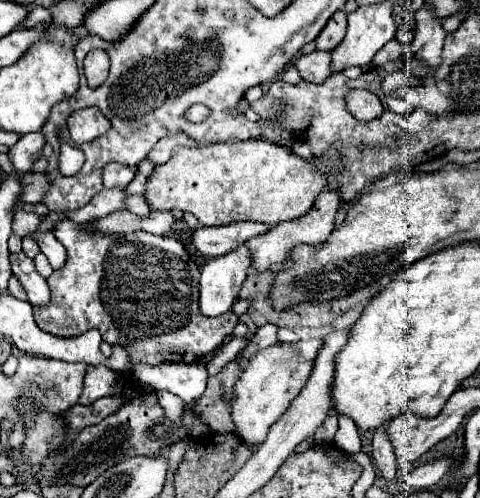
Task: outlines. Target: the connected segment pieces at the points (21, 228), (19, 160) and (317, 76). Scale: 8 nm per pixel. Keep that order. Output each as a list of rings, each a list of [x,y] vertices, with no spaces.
[[[18,209],[18,211],[16,211],[16,215],[14,215],[14,225],[12,225],[12,229],[14,229],[14,233],[16,233],[16,235],[26,237],[30,231],[38,229],[38,225],[42,223],[42,219],[44,219],[42,215],[26,213],[26,211]]]
[[[26,133],[26,135],[22,135],[22,139],[14,147],[10,147],[10,153],[8,153],[14,167],[16,167],[16,171],[18,173],[30,171],[30,167],[34,165],[36,157],[42,151],[42,147],[44,147],[42,133]]]
[[[312,51],[308,55],[300,55],[294,61],[300,77],[310,83],[322,83],[330,77],[330,53],[328,51]]]

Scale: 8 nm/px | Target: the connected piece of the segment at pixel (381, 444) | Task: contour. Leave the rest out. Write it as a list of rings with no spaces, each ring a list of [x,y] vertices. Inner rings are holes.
[[[380,427],[380,429],[374,431],[372,459],[374,459],[374,465],[384,479],[394,479],[396,477],[394,451],[390,449],[390,441],[386,441],[386,427]]]

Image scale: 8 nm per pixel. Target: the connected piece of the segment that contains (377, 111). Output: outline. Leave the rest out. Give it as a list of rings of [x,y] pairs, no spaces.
[[[352,89],[346,95],[346,107],[358,121],[372,121],[384,111],[380,99],[364,89]]]

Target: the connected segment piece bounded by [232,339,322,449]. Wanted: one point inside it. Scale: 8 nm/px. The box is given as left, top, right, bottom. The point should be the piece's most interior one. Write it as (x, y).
(274, 376)

